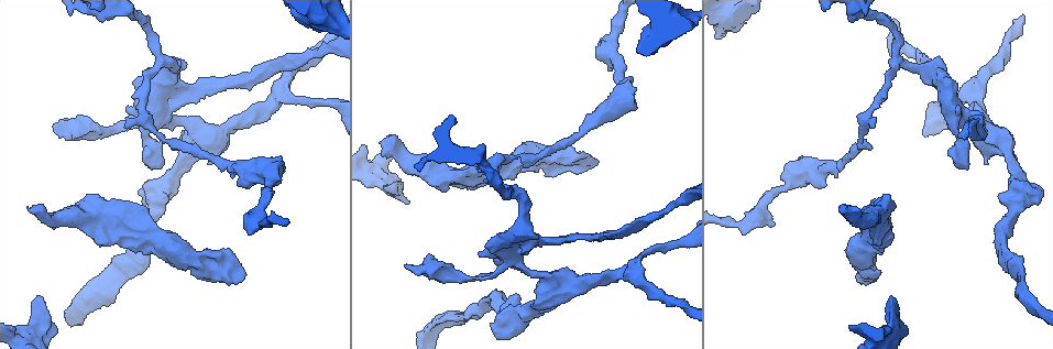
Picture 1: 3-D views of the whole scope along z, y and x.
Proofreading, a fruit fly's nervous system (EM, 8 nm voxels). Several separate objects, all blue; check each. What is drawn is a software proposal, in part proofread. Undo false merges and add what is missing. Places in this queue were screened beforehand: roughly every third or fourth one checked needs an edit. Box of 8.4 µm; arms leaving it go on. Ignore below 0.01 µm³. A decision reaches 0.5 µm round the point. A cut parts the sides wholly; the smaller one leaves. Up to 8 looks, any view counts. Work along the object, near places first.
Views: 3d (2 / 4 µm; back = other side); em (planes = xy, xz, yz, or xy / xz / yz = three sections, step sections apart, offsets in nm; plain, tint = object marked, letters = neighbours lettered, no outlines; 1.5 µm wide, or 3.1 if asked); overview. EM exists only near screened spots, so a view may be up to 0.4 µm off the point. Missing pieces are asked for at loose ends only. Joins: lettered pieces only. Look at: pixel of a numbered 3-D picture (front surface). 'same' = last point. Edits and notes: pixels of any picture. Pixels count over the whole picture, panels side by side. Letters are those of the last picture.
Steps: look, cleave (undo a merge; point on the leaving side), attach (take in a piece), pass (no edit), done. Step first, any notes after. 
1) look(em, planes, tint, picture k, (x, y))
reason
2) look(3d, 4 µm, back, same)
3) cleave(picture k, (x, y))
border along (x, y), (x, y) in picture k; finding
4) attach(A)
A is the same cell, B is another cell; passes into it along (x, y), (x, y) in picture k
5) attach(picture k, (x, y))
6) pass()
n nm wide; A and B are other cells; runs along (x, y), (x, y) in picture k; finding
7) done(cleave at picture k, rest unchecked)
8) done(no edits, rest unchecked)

look(3d, 4 µm, picture 1, (37, 299))
an open end

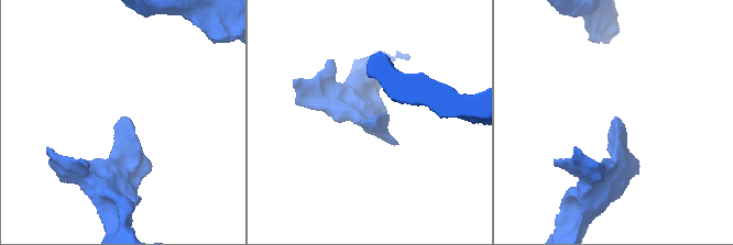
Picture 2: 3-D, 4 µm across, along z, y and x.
look(em, xz, step 8, letters, picture 2, (121, 117))

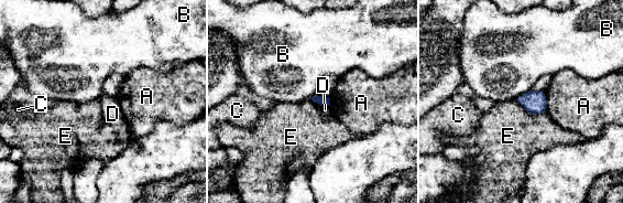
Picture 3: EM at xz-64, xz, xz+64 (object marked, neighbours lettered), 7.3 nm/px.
pass()
E touches over 260 nm; A, B, C, D and E are other cells; border along (515, 99), (531, 113), (546, 114) in picture 3; no lettered piece goes on from it

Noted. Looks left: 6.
look(3d, 2 µm, picture 1, (847, 205))
branch stops here

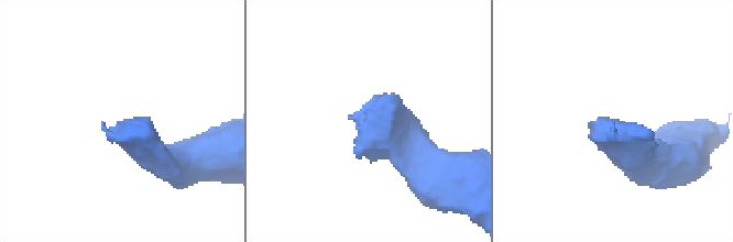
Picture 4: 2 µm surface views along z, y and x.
look(em, yz, step 8, letters, picture 4, (104, 128))

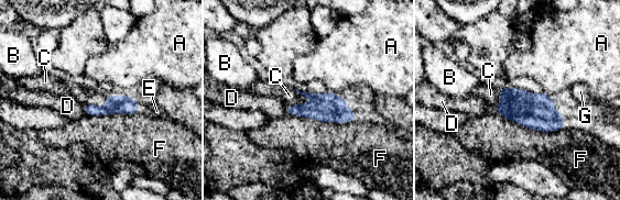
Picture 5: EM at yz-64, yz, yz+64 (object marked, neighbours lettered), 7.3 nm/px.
attach(C)
C is the same cell, A, B, D, E, F and G are other cells; passes into it along (329, 107), (300, 104), (290, 96) in picture 5; it goes on there

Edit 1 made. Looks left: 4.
look(3d, 2 µm, picture 1, (546, 243))
thin neck

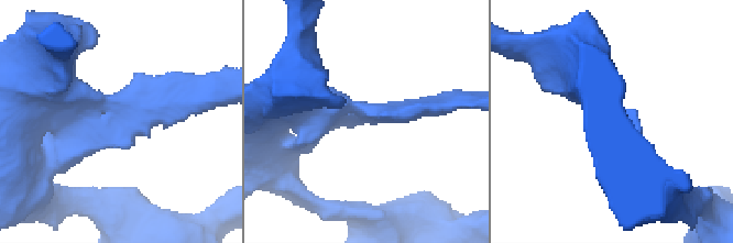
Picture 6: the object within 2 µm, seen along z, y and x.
look(em, planes, letters, picture 6, (369, 113))

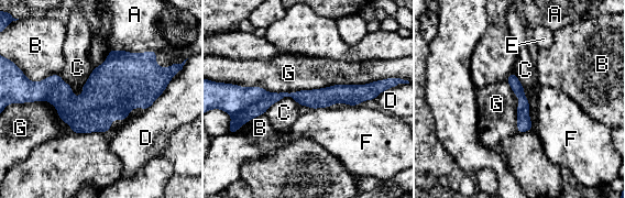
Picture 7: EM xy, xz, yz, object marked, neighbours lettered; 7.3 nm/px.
cleave(picture 7, (254, 110))
A, B, C, D, E, F and G are other cells; border along (267, 92), (241, 112) in picture 7; a second neuron is stuck on

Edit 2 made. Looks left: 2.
done(attach at picture 5, cleave at picture 7, rest unchecked)

